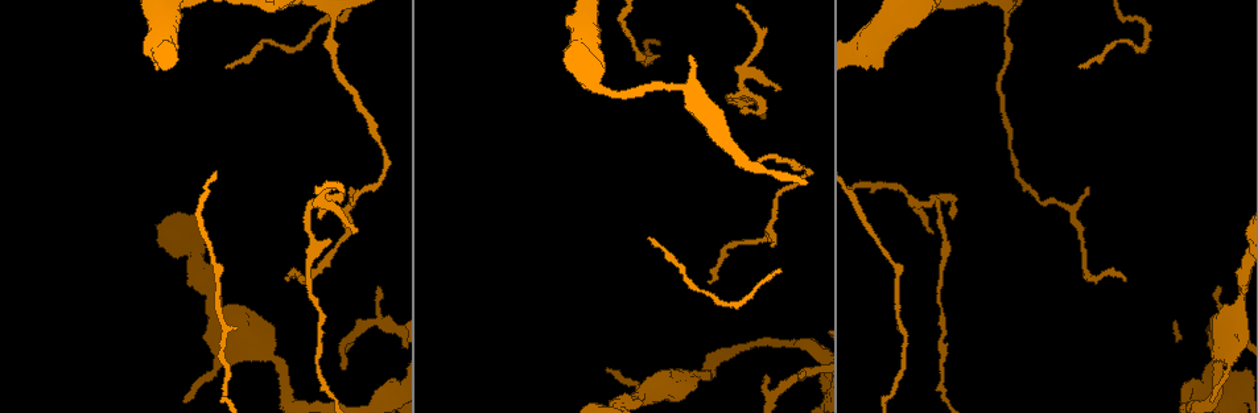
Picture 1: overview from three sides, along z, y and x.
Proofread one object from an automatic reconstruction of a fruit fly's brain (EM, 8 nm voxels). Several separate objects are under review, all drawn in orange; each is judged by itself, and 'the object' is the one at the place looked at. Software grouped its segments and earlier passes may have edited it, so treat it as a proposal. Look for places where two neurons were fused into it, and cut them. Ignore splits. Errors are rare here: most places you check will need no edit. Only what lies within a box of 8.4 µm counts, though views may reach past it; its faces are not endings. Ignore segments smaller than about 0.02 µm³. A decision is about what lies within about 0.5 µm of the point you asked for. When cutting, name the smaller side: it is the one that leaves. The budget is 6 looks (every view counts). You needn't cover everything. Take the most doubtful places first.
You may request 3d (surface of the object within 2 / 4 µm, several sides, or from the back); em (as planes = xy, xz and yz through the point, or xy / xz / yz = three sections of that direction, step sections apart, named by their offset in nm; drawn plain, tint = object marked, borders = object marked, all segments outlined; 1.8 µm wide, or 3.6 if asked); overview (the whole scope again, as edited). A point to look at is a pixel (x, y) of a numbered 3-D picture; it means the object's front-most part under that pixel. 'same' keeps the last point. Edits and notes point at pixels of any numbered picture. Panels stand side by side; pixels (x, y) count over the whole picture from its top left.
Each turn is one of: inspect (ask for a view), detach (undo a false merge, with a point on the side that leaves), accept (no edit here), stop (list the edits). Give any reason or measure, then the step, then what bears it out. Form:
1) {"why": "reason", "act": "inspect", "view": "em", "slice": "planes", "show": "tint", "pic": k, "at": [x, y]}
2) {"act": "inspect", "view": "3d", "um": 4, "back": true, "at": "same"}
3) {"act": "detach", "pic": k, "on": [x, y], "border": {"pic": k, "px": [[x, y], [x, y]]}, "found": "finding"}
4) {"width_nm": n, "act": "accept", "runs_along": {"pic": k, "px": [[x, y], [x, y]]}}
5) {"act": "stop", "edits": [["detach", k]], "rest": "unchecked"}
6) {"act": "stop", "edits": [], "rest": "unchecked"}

{"why": "sharp bend", "act": "inspect", "view": "em", "slice": "planes", "show": "plain", "pic": 1, "at": [735, 91]}

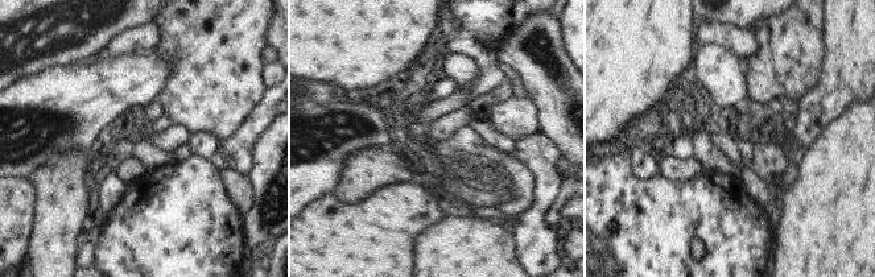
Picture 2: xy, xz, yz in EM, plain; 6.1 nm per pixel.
{"why": "what lies round it", "act": "inspect", "view": "em", "slice": "planes", "show": "borders", "at": "same"}

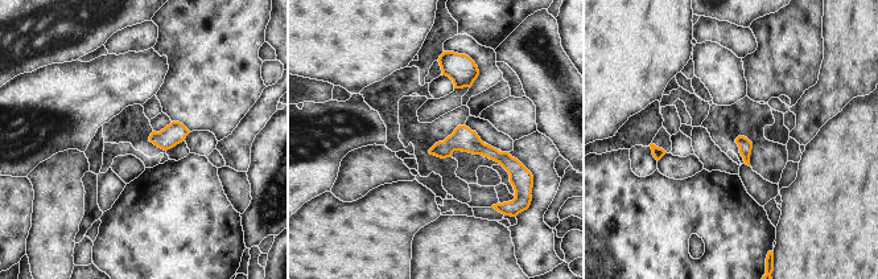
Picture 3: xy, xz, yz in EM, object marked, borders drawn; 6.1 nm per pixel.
{"width_nm": 80, "act": "accept", "runs_along": {"pic": 3, "px": [[433, 151], [474, 144], [511, 163]]}, "found": "all the same neuron"}

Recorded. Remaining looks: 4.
{"why": "sudden change in width", "act": "inspect", "view": "3d", "um": 4, "pic": 1, "at": [389, 385]}

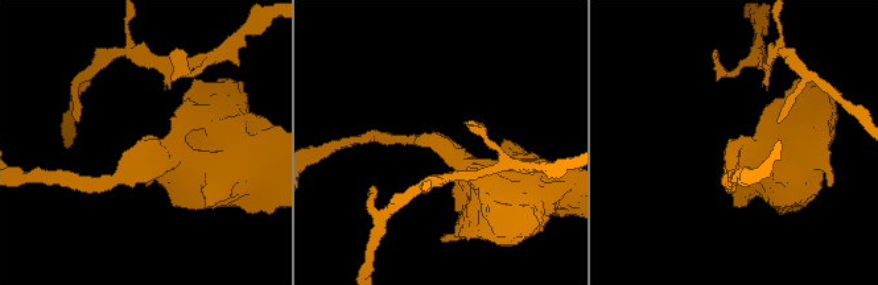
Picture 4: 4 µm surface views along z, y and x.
{"arms": 3, "arm_widths_nm": [180, 260, 400], "act": "inspect", "view": "em", "slice": "xz", "step": 4, "show": "tint", "pic": 4, "at": [140, 145]}

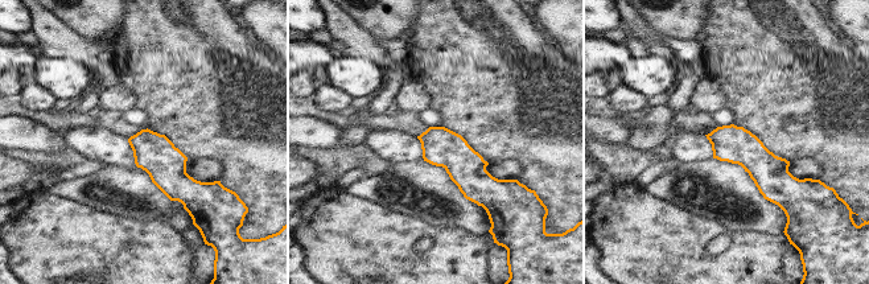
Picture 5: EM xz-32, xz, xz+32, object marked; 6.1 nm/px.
{"why": "cut it another way", "act": "inspect", "view": "em", "slice": "planes", "show": "tint", "at": "same"}

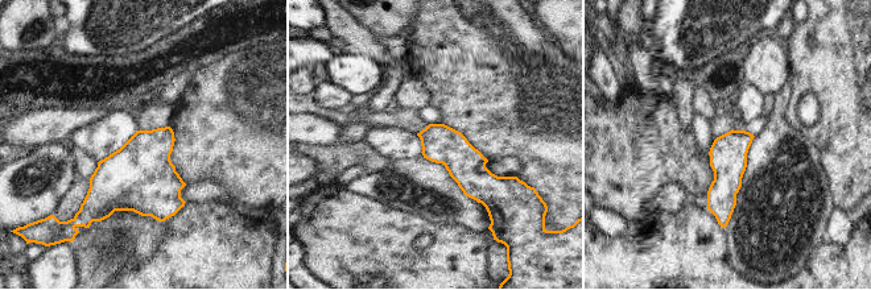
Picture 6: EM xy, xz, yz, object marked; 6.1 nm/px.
{"width_nm": 220, "act": "accept", "found": "one neuron here"}

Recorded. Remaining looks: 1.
{"act": "stop", "edits": [], "rest": "unchecked"}

